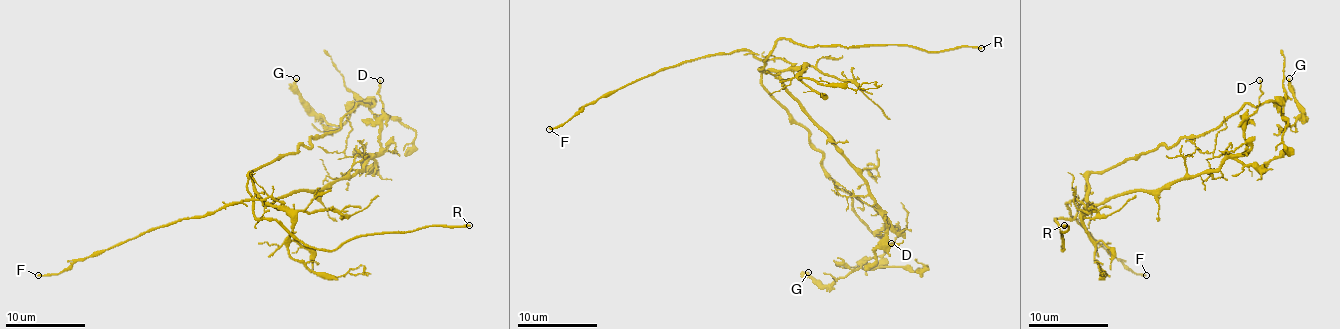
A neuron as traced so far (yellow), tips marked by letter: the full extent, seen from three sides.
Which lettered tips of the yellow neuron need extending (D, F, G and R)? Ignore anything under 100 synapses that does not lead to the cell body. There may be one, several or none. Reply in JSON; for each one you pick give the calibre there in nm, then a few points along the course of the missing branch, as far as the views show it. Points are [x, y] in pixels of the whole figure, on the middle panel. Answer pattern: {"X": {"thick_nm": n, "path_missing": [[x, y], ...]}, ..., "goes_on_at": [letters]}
{"R": {"thick_nm": 190, "path_missing": [[981, 48], [991, 52], [1001, 48]]}, "goes_on_at": ["R"]}

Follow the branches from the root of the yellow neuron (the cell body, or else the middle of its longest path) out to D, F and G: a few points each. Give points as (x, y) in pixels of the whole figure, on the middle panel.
D: (772, 93), (762, 84), (764, 72), (778, 76), (784, 89), (863, 181), (885, 223), (899, 233), (891, 243)
F: (772, 93), (762, 84), (764, 64), (746, 50), (734, 50), (639, 78), (585, 103), (549, 129)
G: (772, 93), (808, 131), (824, 173), (885, 244), (879, 256), (830, 284), (808, 272)

